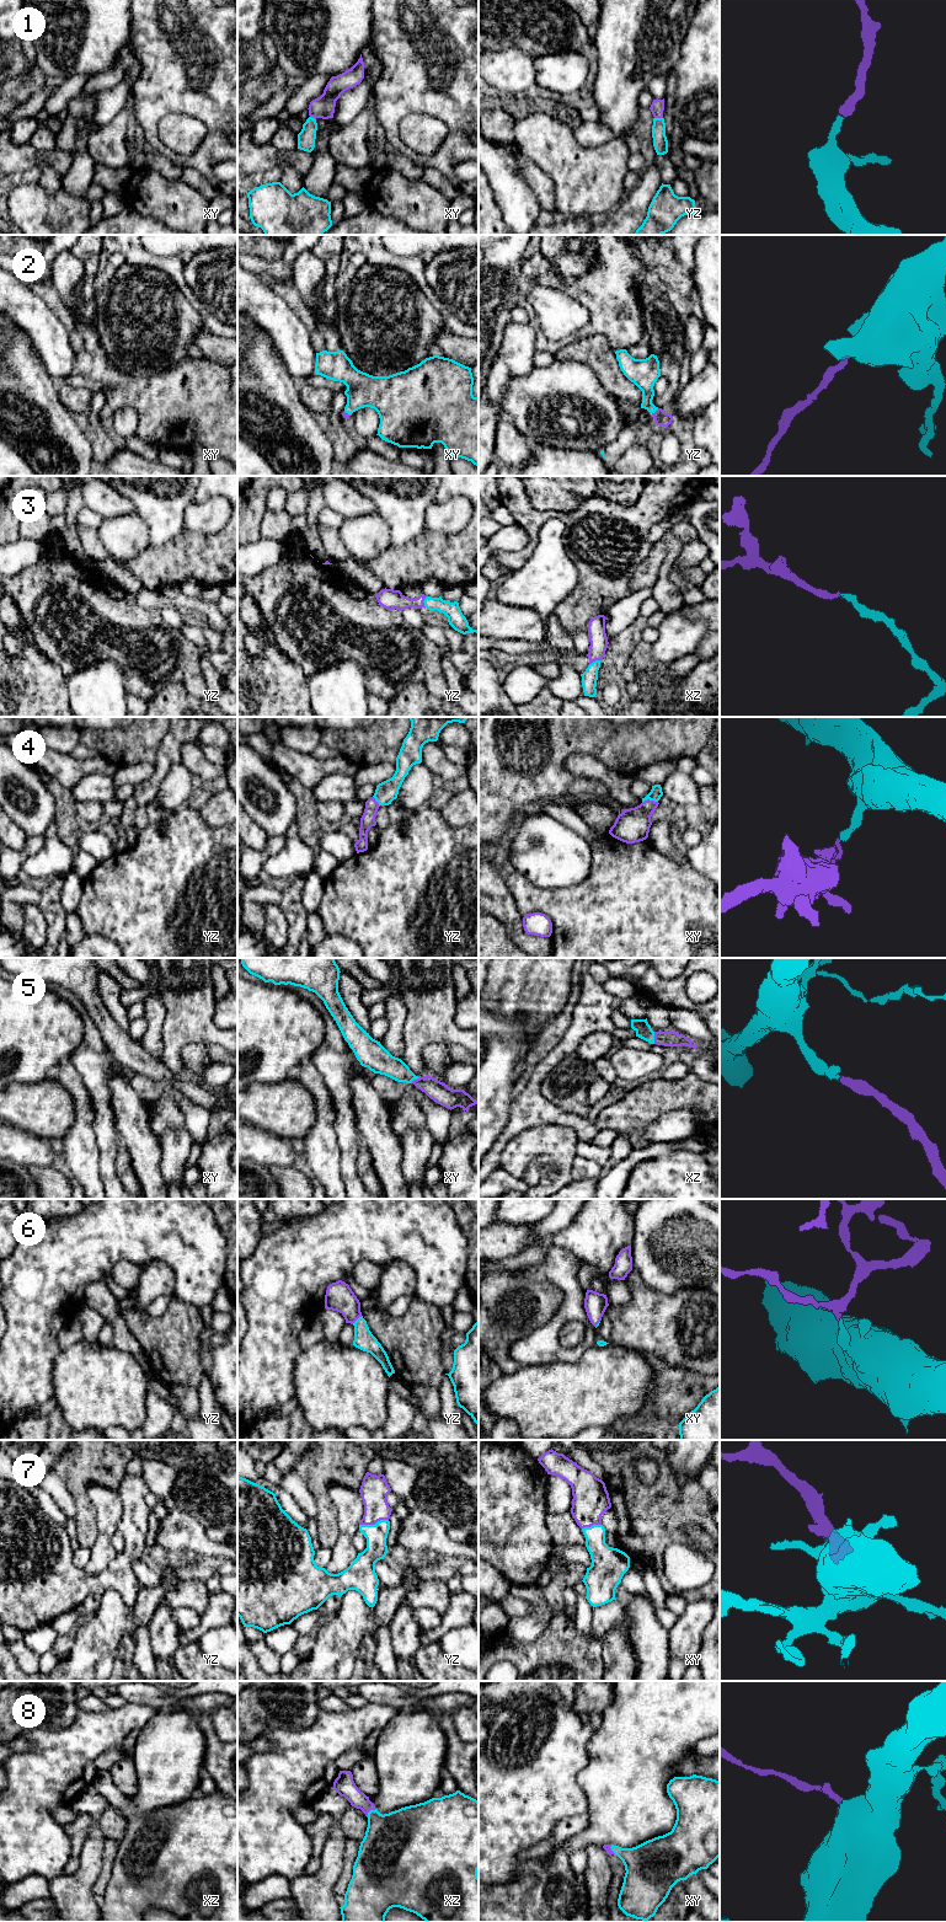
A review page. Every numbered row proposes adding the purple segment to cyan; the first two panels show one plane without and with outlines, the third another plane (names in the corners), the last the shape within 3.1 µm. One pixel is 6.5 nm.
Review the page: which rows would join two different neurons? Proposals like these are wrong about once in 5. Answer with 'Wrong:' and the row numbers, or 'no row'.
Wrong: no row

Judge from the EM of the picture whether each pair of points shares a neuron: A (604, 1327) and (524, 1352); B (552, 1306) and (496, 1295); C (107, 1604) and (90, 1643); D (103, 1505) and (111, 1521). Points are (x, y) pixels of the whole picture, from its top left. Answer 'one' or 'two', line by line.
A: two
B: one
C: one
D: one

